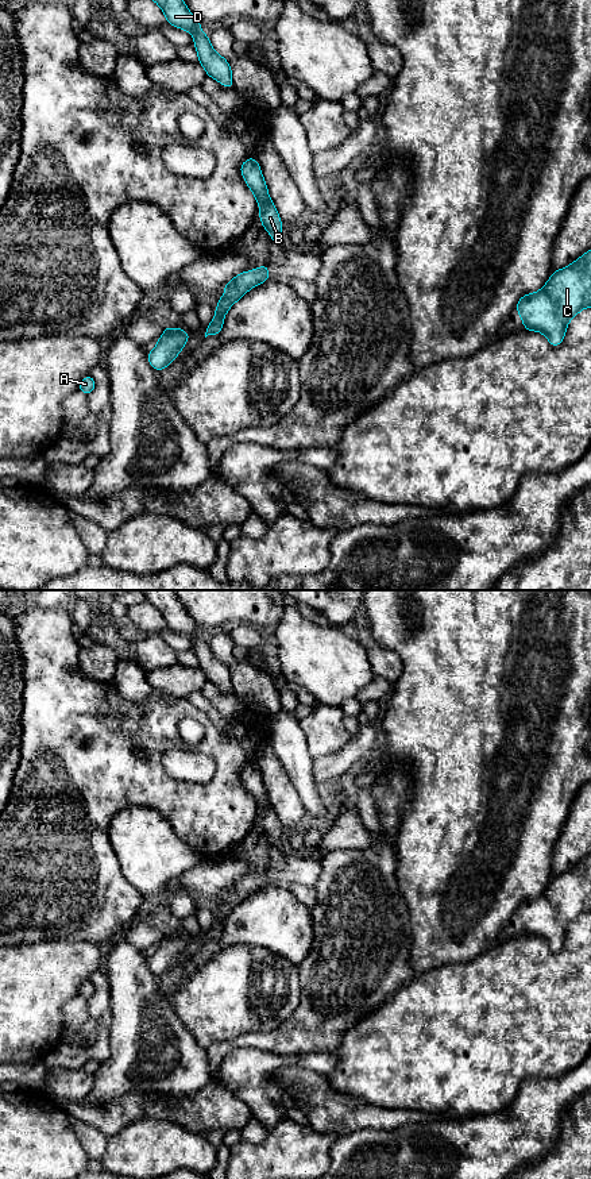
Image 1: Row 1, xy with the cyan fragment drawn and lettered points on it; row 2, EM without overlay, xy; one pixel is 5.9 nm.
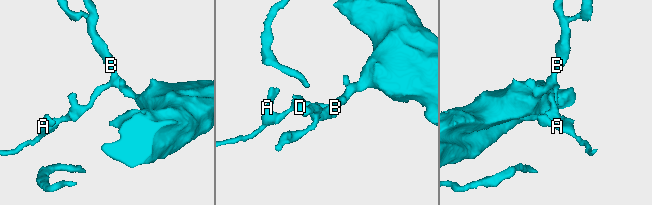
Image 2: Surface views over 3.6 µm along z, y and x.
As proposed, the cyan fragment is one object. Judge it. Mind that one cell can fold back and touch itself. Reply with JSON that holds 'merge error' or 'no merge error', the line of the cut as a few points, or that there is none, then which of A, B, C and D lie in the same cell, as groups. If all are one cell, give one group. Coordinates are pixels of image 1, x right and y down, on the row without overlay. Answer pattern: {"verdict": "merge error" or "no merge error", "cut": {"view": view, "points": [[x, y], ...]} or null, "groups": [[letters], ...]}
{"verdict": "no merge error", "cut": null, "groups": [["A", "B", "C", "D"]]}

